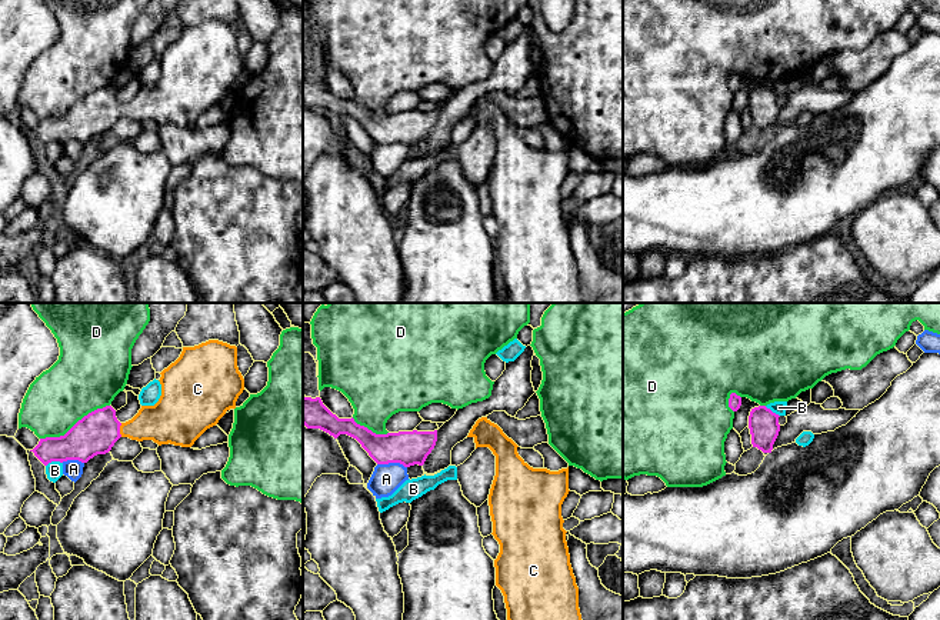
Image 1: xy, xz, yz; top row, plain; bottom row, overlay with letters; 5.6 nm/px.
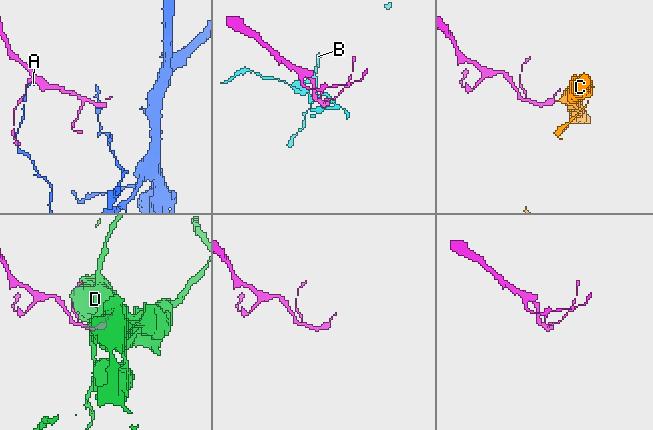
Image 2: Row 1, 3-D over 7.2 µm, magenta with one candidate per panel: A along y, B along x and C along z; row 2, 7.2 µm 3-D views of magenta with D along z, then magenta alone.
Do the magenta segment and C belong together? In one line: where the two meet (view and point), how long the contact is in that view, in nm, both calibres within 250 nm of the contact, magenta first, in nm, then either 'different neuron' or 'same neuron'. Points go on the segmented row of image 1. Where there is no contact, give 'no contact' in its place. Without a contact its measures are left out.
xy (119, 430) | 80 nm | 240/220 nm | same neuron

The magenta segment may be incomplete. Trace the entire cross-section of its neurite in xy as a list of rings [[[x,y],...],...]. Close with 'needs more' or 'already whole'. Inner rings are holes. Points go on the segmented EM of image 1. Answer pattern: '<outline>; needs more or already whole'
[[[219,340],[183,347],[180,357],[160,374],[159,401],[141,406],[131,420],[120,423],[116,410],[106,406],[84,416],[64,436],[40,439],[30,451],[47,466],[67,460],[87,463],[109,453],[120,437],[191,447],[227,410],[236,409],[244,390],[237,347]]]; needs more

